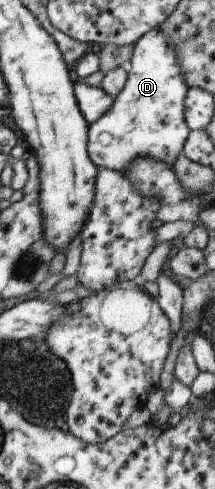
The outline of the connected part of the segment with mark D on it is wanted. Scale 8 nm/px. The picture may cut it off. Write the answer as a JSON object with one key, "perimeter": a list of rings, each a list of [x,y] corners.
{"perimeter":[[[158,27],[142,34],[134,44],[126,69],[125,84],[109,110],[88,125],[88,157],[97,169],[121,174],[136,158],[147,157],[172,165],[182,154],[183,143],[189,134],[182,115],[188,88],[168,36]]]}

